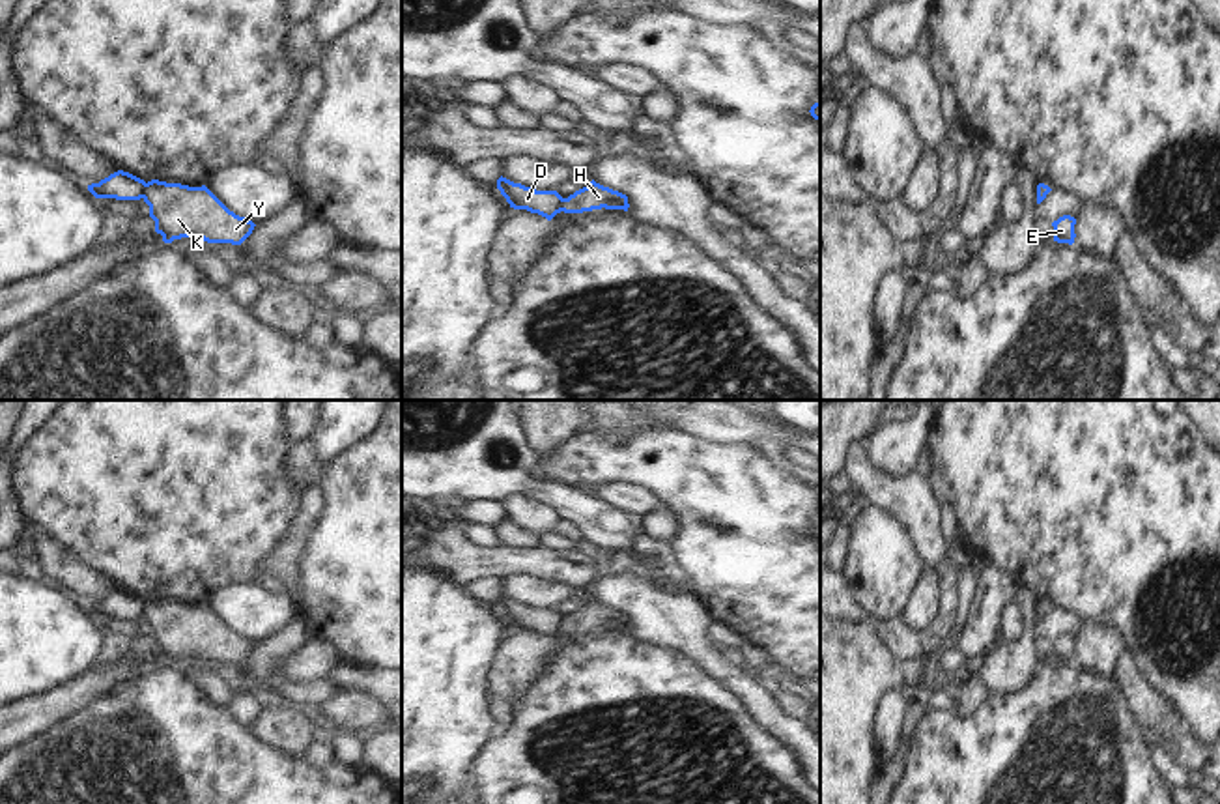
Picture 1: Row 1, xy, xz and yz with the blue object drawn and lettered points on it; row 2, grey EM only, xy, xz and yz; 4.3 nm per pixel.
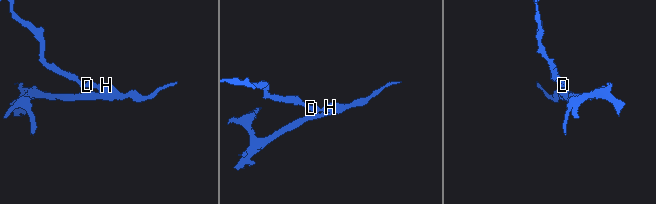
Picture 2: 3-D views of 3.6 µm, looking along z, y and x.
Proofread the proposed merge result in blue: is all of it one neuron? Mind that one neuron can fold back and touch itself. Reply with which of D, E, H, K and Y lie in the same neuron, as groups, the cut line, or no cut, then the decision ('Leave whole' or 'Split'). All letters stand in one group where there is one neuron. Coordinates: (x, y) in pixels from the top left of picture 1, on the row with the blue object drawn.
Groups: D / E H K Y. Split along xy (146, 184), (141, 197). Split.

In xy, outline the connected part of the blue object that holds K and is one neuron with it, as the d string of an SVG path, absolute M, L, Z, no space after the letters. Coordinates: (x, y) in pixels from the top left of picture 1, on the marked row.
M151 179L142 198L164 243L196 237L207 243L241 245L256 226L230 211L206 185L189 187Z

